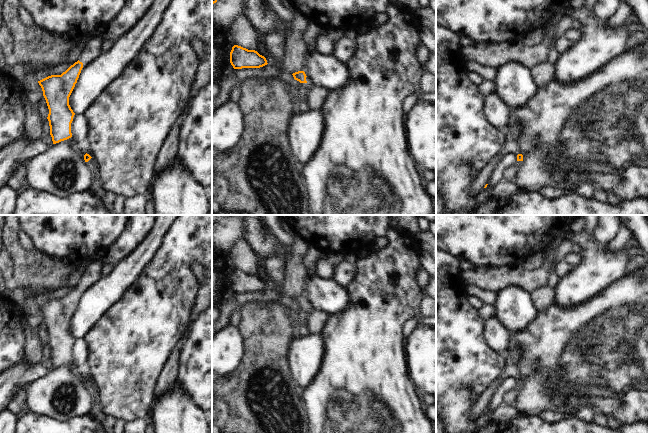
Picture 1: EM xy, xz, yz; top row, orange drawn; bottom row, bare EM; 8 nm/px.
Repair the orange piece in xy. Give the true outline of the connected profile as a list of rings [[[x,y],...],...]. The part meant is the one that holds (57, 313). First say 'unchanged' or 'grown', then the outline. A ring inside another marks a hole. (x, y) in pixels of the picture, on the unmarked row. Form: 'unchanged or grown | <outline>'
grown | [[[99,259],[83,268],[79,284],[61,299],[51,299],[38,305],[49,333],[47,343],[53,368],[72,361],[71,347],[75,337],[69,329],[69,321],[83,290],[102,276],[101,267],[103,263],[104,259]]]

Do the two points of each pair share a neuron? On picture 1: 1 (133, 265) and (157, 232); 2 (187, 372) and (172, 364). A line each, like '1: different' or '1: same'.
1: same
2: different

